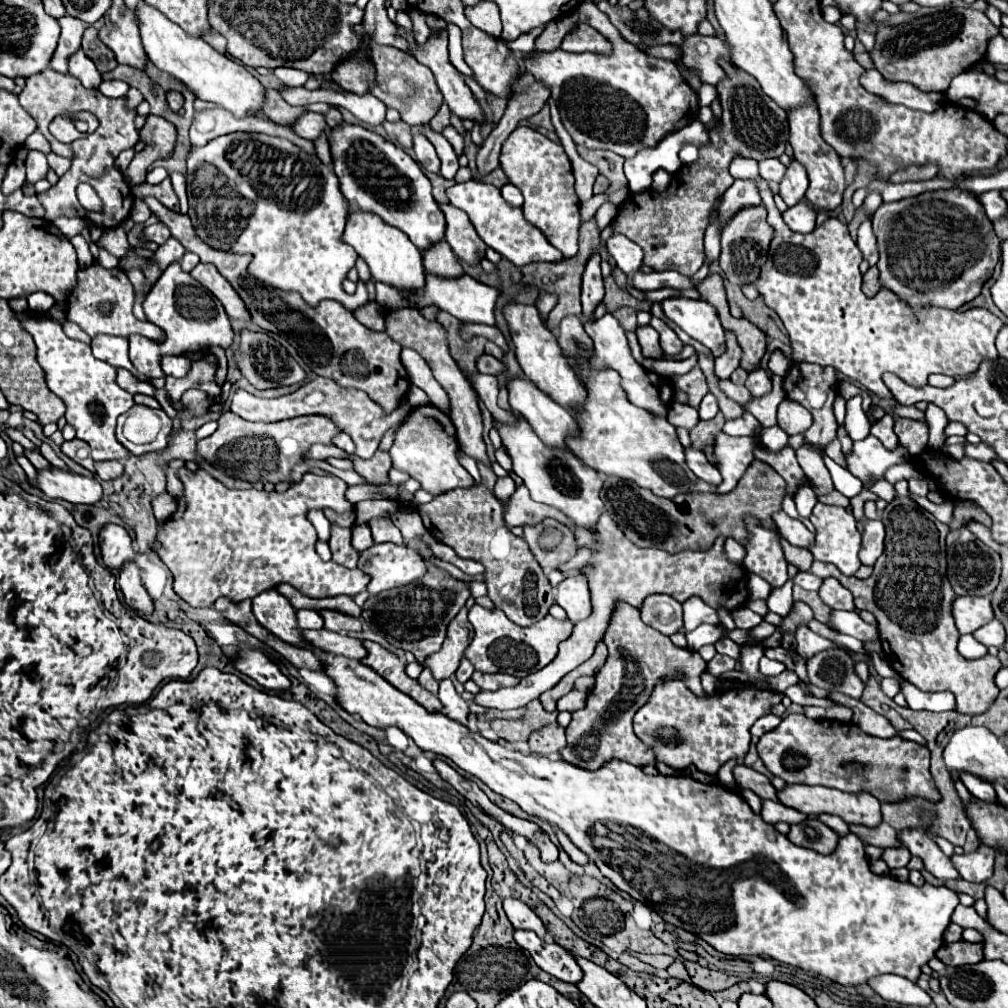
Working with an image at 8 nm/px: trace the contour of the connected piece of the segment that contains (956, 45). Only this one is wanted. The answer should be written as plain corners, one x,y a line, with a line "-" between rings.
948,8
930,16
914,18
900,26
878,24
876,44
870,50
874,68
882,78
892,82
910,82
922,92
946,92
950,80
984,60
988,40
998,30
986,18
986,14
974,8

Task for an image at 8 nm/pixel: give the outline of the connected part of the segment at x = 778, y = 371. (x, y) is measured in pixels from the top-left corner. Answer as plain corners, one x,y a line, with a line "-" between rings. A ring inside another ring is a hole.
776,349
768,362
769,371
781,377
786,376
792,362
779,349

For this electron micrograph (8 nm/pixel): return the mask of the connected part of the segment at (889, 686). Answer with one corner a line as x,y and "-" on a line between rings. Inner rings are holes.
884,678
884,680
882,680
882,692
884,692
888,698
894,698
900,690
902,690
900,680
896,680
896,678

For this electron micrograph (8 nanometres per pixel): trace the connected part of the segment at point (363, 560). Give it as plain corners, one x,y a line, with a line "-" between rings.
404,544
370,546
368,550
360,552
358,568
370,576
370,584
366,588
370,594
410,584
426,574
424,558
414,548

